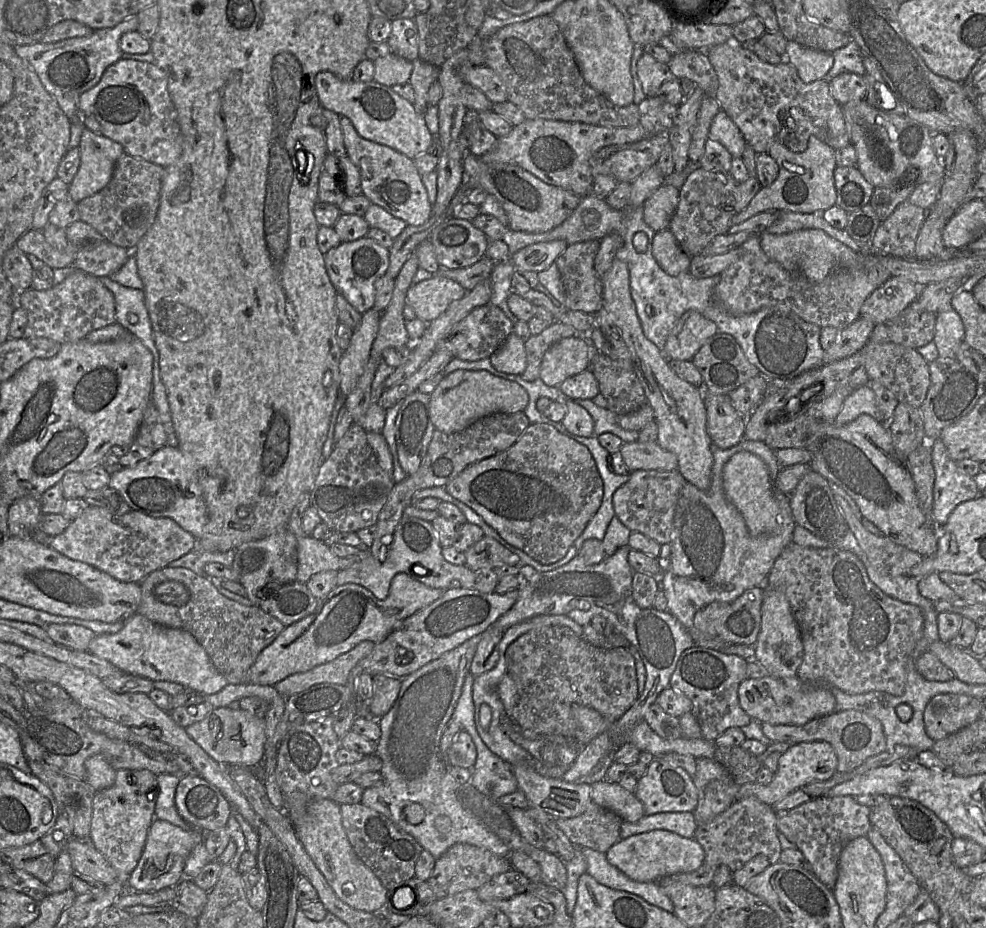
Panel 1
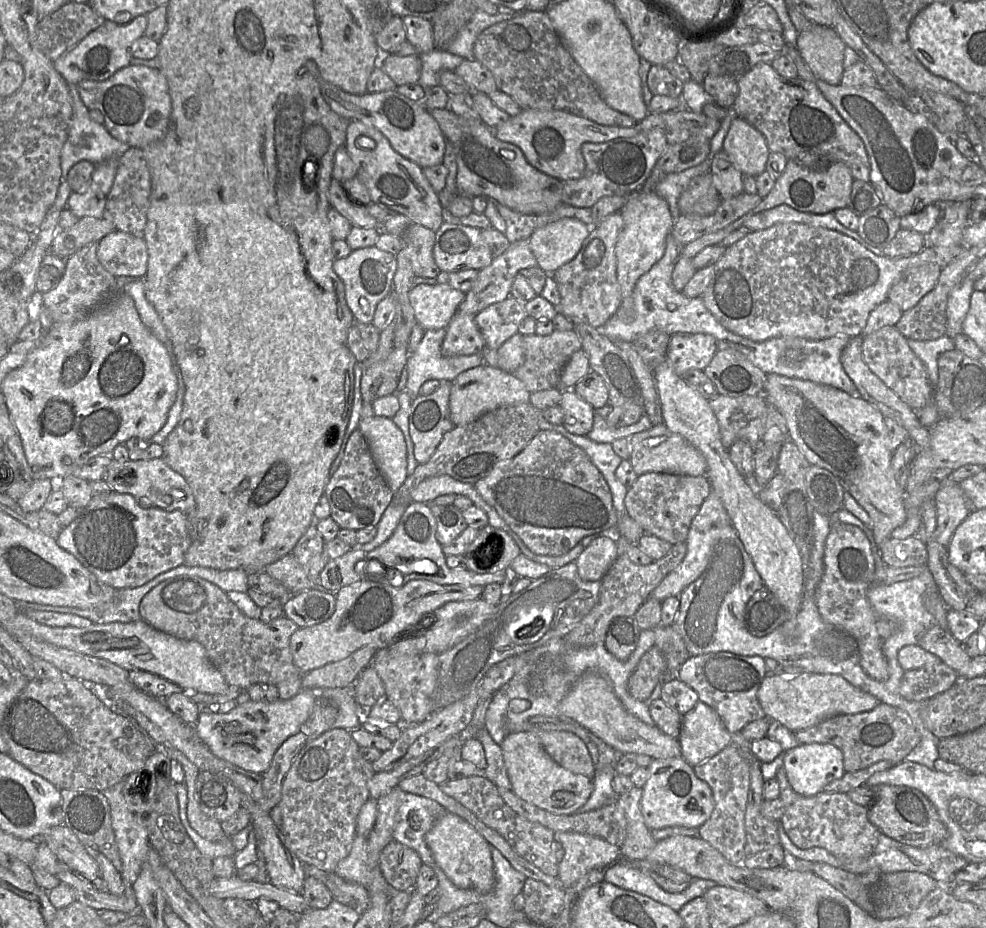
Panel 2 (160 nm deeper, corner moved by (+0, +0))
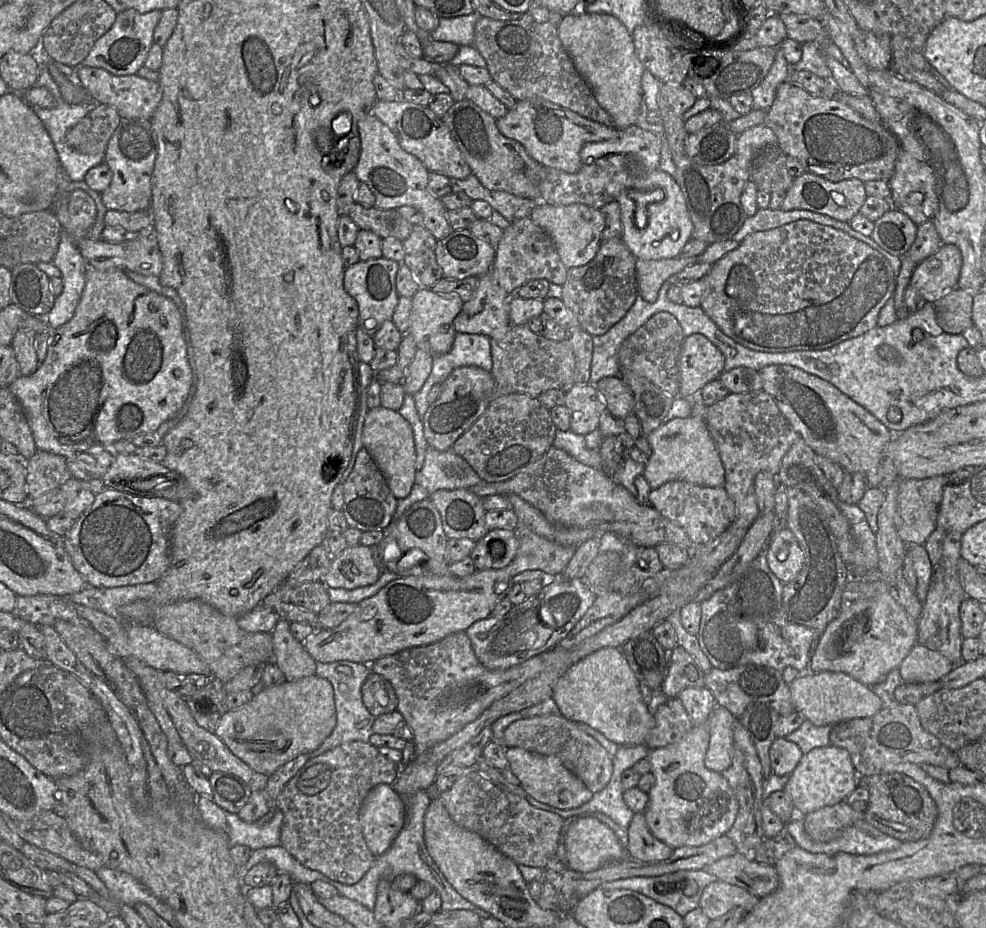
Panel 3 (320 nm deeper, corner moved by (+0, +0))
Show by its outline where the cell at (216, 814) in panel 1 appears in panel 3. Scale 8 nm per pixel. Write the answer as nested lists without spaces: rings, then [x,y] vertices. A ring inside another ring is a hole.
[[[214,772],[209,777],[211,800],[222,809],[238,814],[251,796],[251,789],[238,776],[227,772]]]

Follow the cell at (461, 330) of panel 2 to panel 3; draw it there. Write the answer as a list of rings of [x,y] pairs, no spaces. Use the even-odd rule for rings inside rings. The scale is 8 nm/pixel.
[[[489,270],[479,277],[478,285],[470,300],[464,302],[453,321],[458,333],[482,334],[489,338],[504,335],[510,328],[509,302],[514,294],[502,289]]]

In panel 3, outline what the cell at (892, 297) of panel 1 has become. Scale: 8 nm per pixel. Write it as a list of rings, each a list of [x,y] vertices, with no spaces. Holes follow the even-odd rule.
[[[941,244],[937,252],[916,264],[909,286],[914,287],[926,302],[934,303],[947,291],[957,287],[961,267],[962,256],[959,248],[953,244]]]

